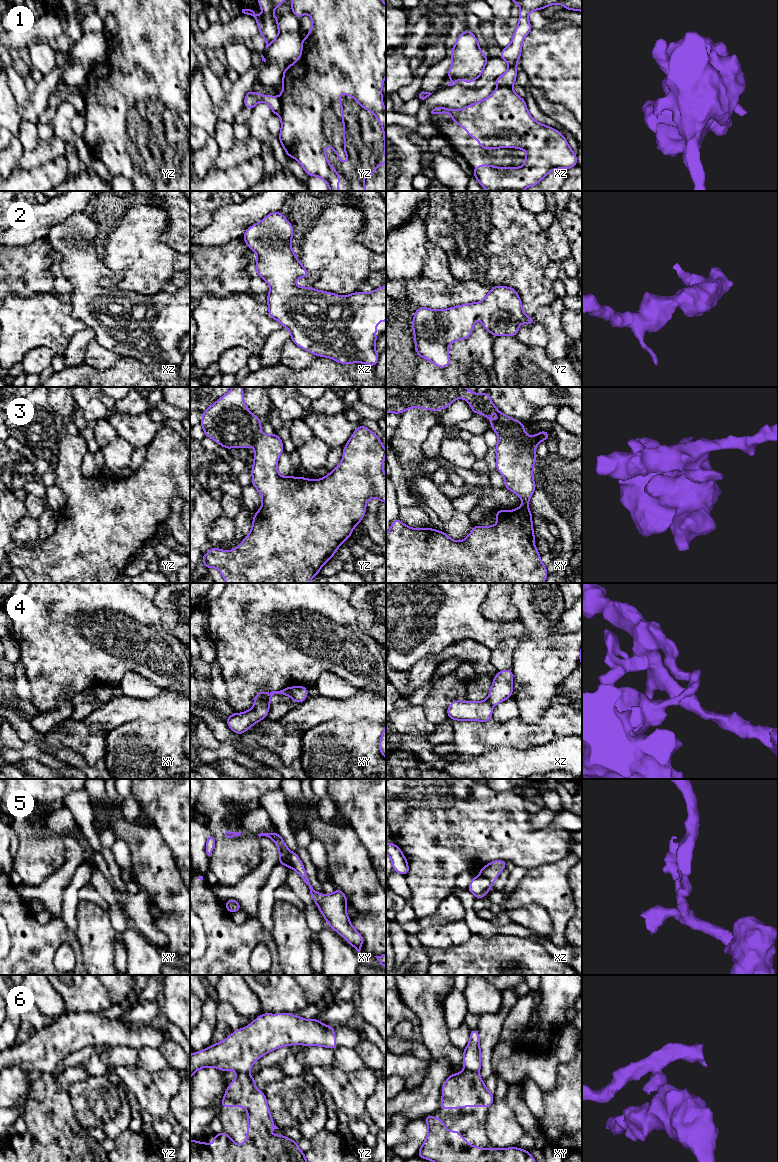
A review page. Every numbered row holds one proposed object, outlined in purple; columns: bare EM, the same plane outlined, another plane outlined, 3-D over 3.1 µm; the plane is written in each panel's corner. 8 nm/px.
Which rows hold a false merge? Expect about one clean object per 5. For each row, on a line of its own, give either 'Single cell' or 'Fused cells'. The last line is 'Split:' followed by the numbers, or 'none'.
1: Fused cells
2: Single cell
3: Fused cells
4: Fused cells
5: Fused cells
6: Fused cells
Split: 1, 3, 4, 5, 6

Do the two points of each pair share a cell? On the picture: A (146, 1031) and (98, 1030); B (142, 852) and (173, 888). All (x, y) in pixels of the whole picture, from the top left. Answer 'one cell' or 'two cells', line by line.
A: one cell
B: one cell

